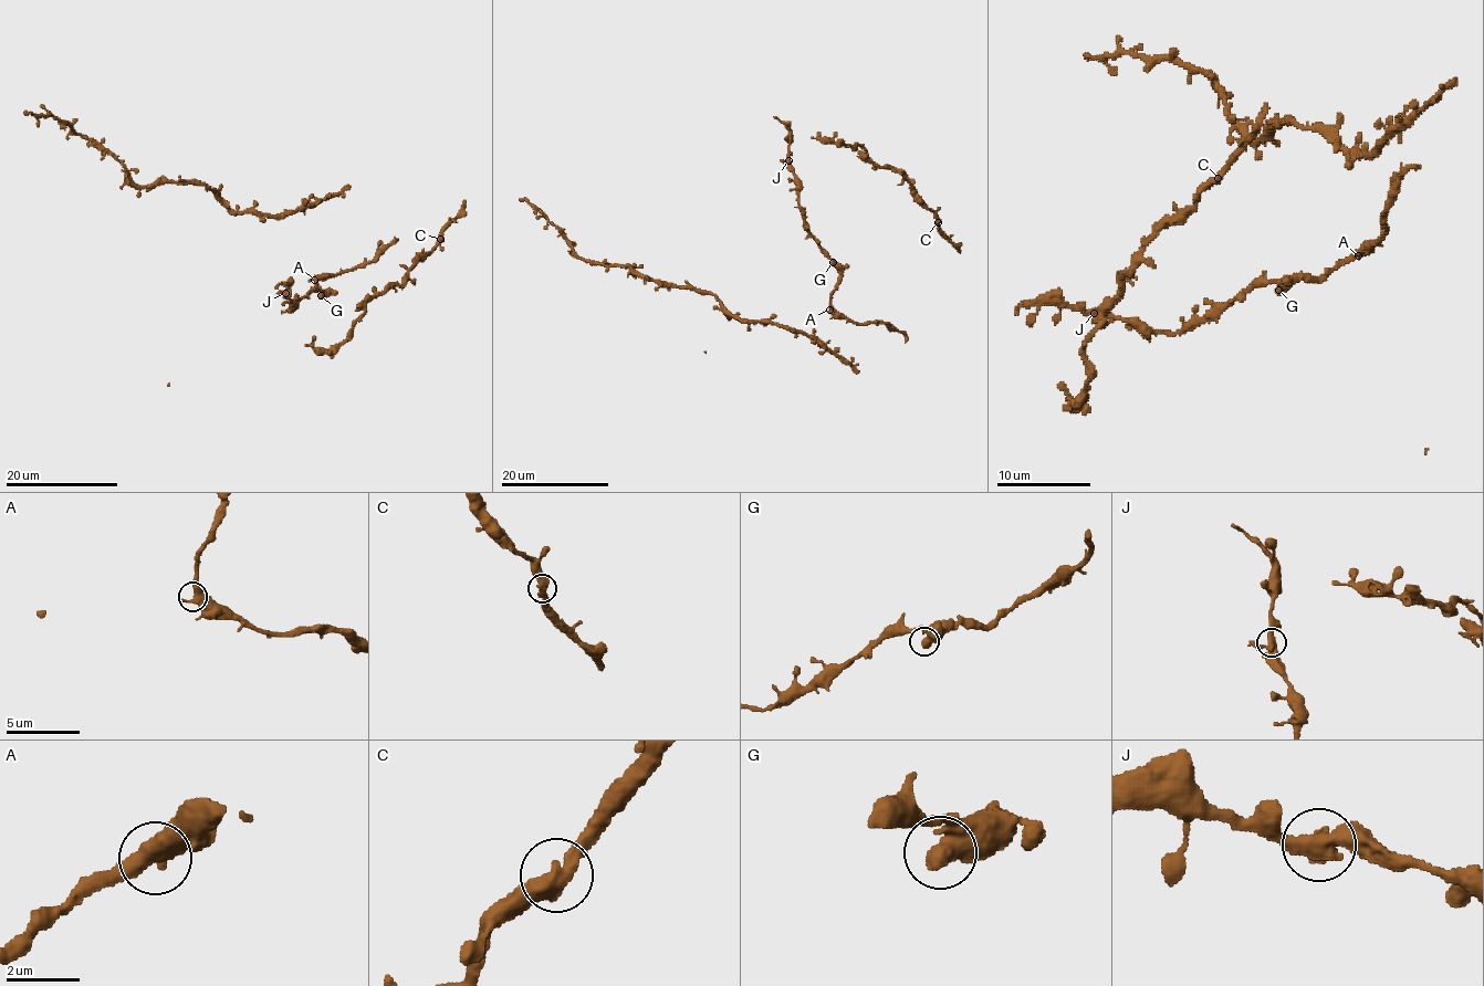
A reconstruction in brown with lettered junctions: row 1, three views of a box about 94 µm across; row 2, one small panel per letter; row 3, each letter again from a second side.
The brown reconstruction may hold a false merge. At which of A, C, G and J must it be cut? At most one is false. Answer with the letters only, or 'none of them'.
none of them

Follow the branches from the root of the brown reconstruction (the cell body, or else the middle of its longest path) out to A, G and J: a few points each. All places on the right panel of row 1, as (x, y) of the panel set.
A: (1369, 241), (1358, 255)
G: (1369, 241), (1324, 275), (1291, 276), (1278, 290)
J: (1369, 241), (1319, 278), (1255, 281), (1219, 313), (1192, 320), (1174, 333), (1137, 331), (1120, 318), (1093, 313)

